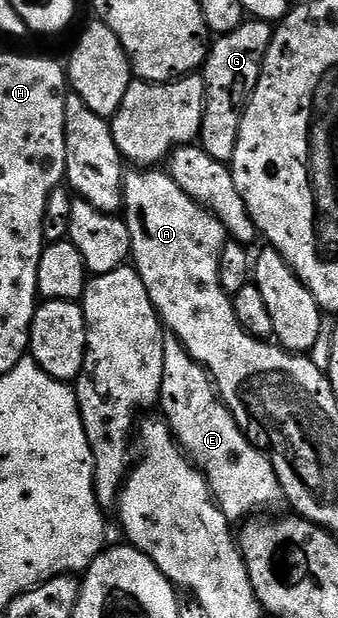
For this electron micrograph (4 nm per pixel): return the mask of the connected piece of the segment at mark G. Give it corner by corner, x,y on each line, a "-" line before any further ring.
249,19
239,29
220,36
210,46
205,59
203,78
205,81
205,112
199,136
199,145
215,161
232,164
235,145
239,141
241,114
249,104
249,96
261,75
261,66
267,49
273,40
274,24
258,19

